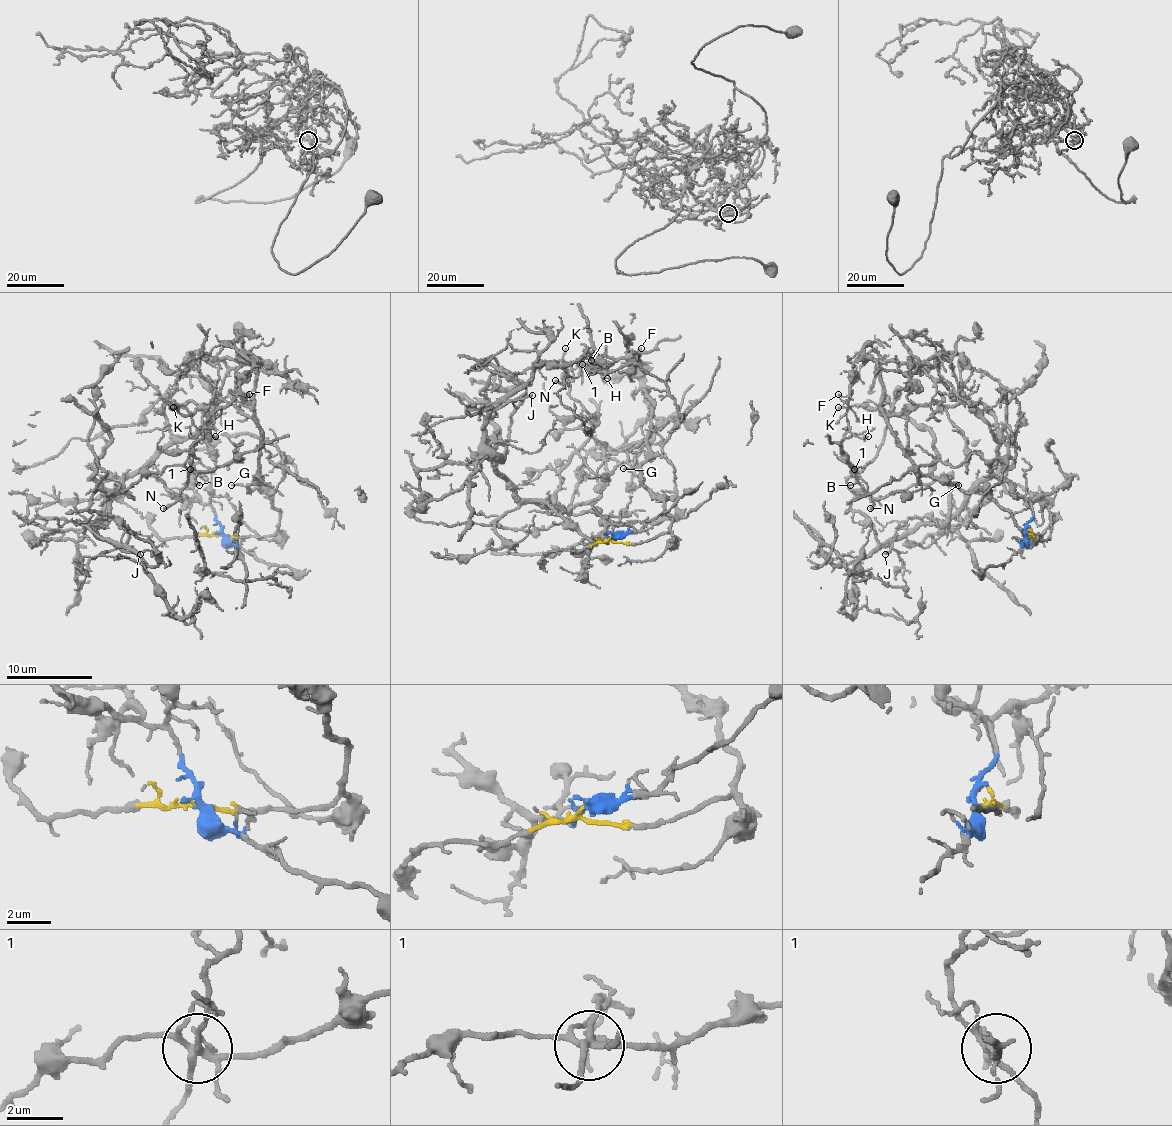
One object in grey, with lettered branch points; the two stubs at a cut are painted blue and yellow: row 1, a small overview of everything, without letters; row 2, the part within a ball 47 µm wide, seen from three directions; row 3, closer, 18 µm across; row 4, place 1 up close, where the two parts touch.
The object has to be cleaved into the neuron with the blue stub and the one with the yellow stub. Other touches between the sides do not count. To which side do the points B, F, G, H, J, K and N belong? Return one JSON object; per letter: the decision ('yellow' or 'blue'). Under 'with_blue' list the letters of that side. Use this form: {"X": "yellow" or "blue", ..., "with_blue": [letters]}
{"B": "blue", "F": "yellow", "G": "yellow", "H": "yellow", "J": "blue", "K": "blue", "N": "yellow", "with_blue": ["B", "J", "K"]}

